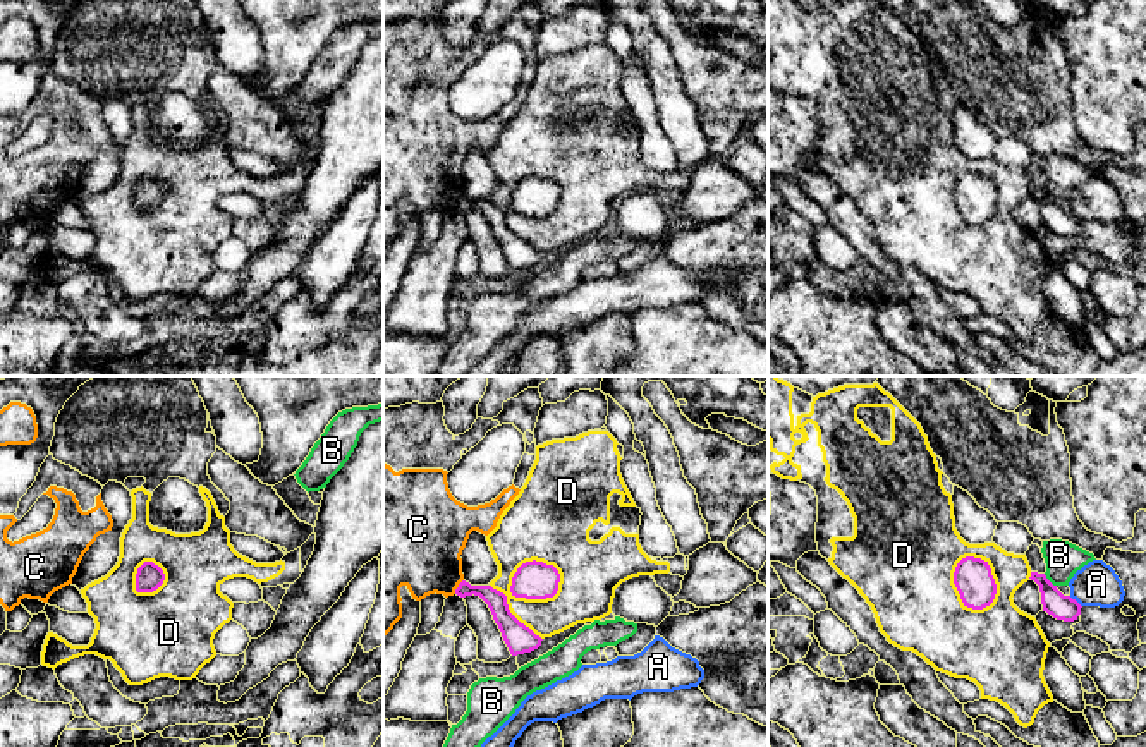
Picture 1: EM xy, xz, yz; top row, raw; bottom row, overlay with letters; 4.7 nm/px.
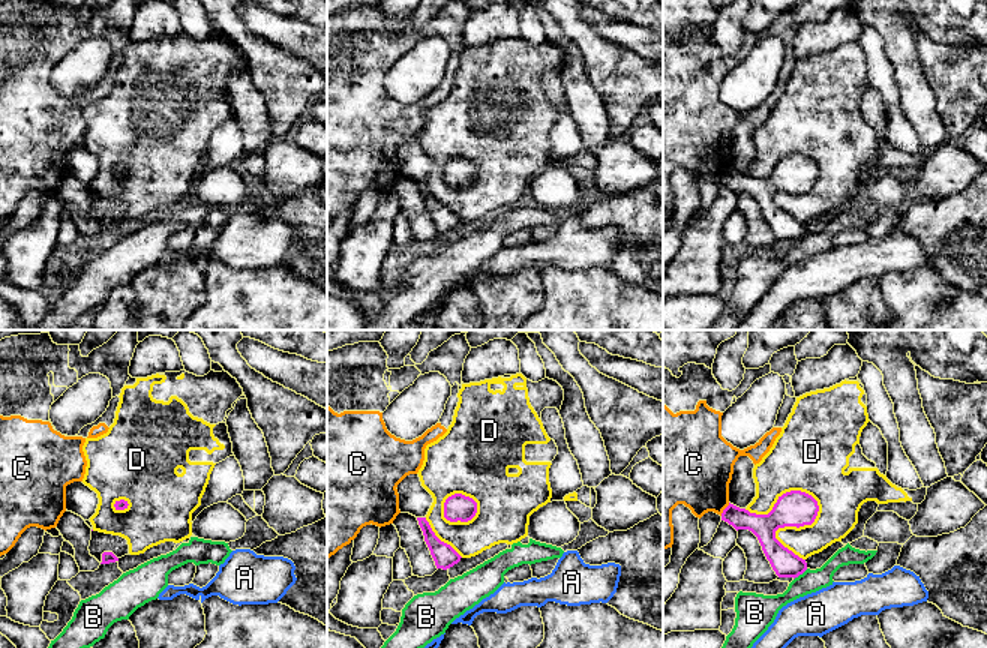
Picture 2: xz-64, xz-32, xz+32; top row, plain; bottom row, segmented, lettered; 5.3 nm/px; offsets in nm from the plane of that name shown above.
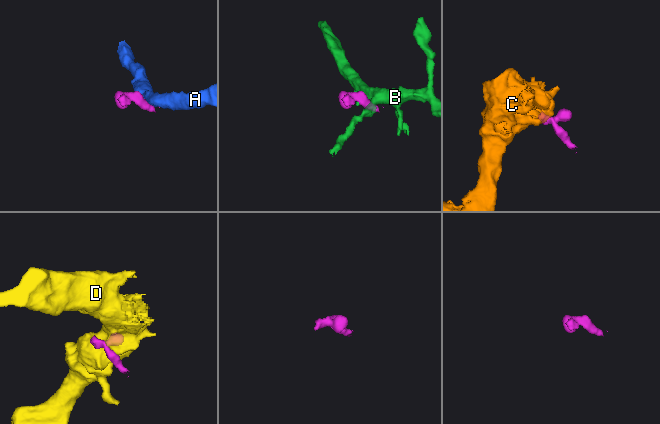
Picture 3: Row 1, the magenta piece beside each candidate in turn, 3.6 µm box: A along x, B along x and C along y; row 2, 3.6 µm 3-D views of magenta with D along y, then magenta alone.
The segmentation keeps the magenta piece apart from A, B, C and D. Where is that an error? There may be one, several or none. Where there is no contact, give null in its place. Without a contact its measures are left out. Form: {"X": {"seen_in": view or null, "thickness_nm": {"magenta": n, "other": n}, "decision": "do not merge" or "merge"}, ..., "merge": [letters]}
{"A": {"seen_in": "yz", "thickness_nm": {"magenta": 120, "other": 200}, "decision": "do not merge"}, "B": {"seen_in": "yz", "thickness_nm": {"magenta": 120, "other": 170}, "decision": "do not merge"}, "C": {"seen_in": "xz", "thickness_nm": {"magenta": 100, "other": 380}, "decision": "do not merge"}, "D": {"seen_in": "yz", "thickness_nm": {"magenta": 180, "other": 460}, "decision": "do not merge"}, "merge": []}

